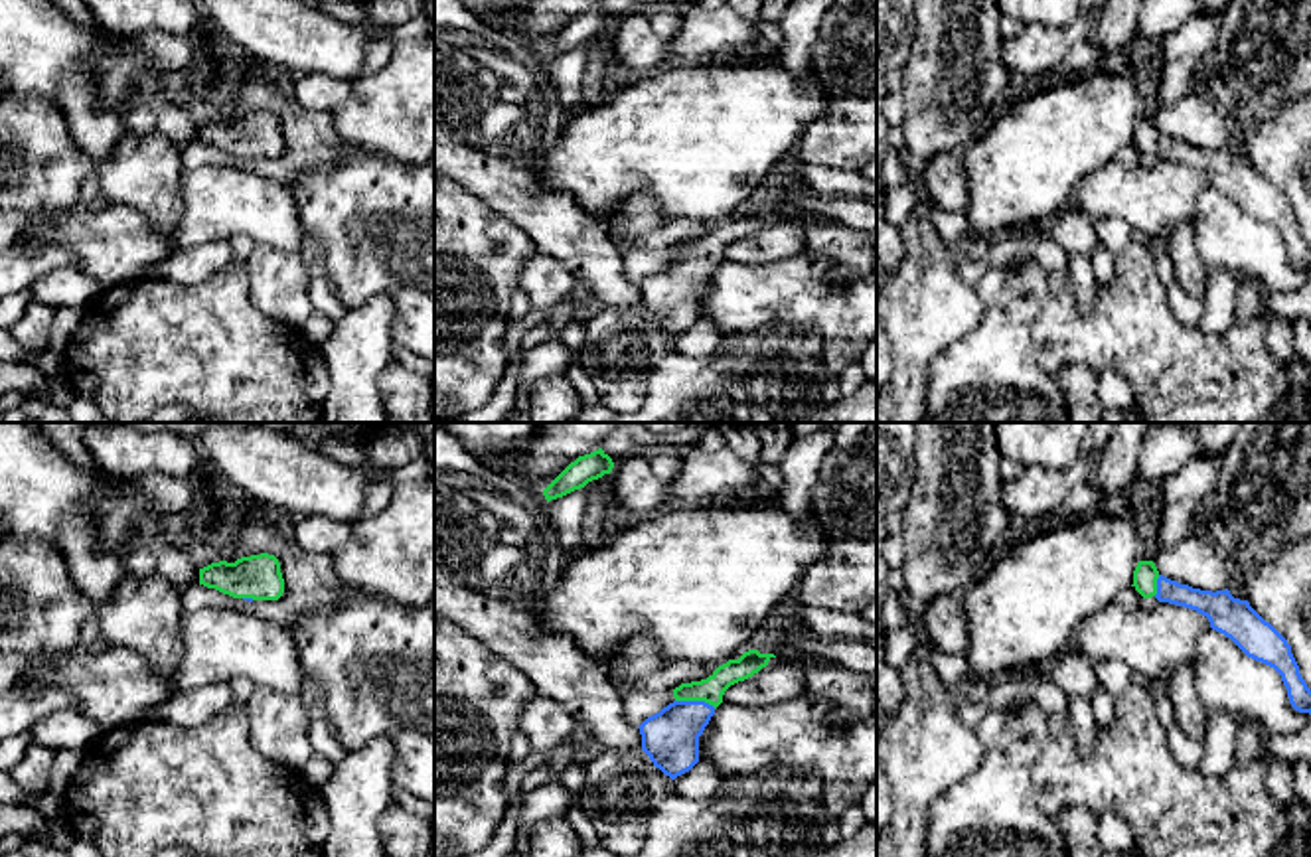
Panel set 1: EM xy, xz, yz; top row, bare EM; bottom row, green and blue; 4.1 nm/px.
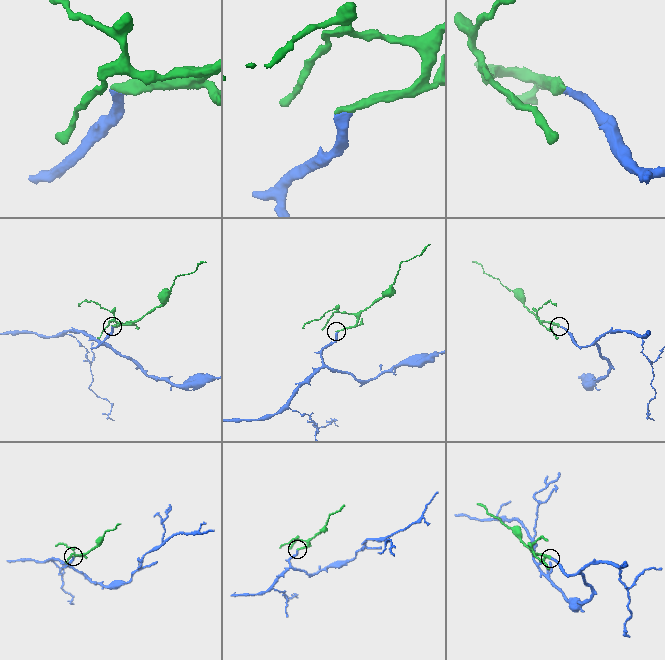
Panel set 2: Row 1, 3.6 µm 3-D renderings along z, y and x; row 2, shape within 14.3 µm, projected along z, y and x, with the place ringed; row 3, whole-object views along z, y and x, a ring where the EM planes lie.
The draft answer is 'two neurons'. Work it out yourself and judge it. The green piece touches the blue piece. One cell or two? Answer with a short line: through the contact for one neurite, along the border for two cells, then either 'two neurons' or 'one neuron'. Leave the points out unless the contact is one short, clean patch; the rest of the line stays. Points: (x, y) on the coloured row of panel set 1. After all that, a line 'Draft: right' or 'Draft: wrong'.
line xz (711, 690), (695, 700), (692, 711), (670, 737); one neuron
Draft: wrong

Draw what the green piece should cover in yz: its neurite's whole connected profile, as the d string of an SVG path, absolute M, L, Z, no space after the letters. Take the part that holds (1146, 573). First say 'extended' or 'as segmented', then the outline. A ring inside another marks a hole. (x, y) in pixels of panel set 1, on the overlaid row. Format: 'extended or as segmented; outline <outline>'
extended; outline M1139 561L1131 584L1143 598L1155 596L1196 610L1210 628L1230 638L1248 658L1273 667L1287 689L1289 703L1311 715L1311 689L1299 673L1287 640L1266 622L1248 600L1234 598L1230 590L1200 590L1163 577L1153 561Z

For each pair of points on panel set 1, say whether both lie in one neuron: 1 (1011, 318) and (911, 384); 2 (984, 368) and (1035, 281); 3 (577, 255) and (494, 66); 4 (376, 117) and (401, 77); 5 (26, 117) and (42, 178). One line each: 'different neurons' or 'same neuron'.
1: different neurons
2: same neuron
3: same neuron
4: same neuron
5: same neuron

